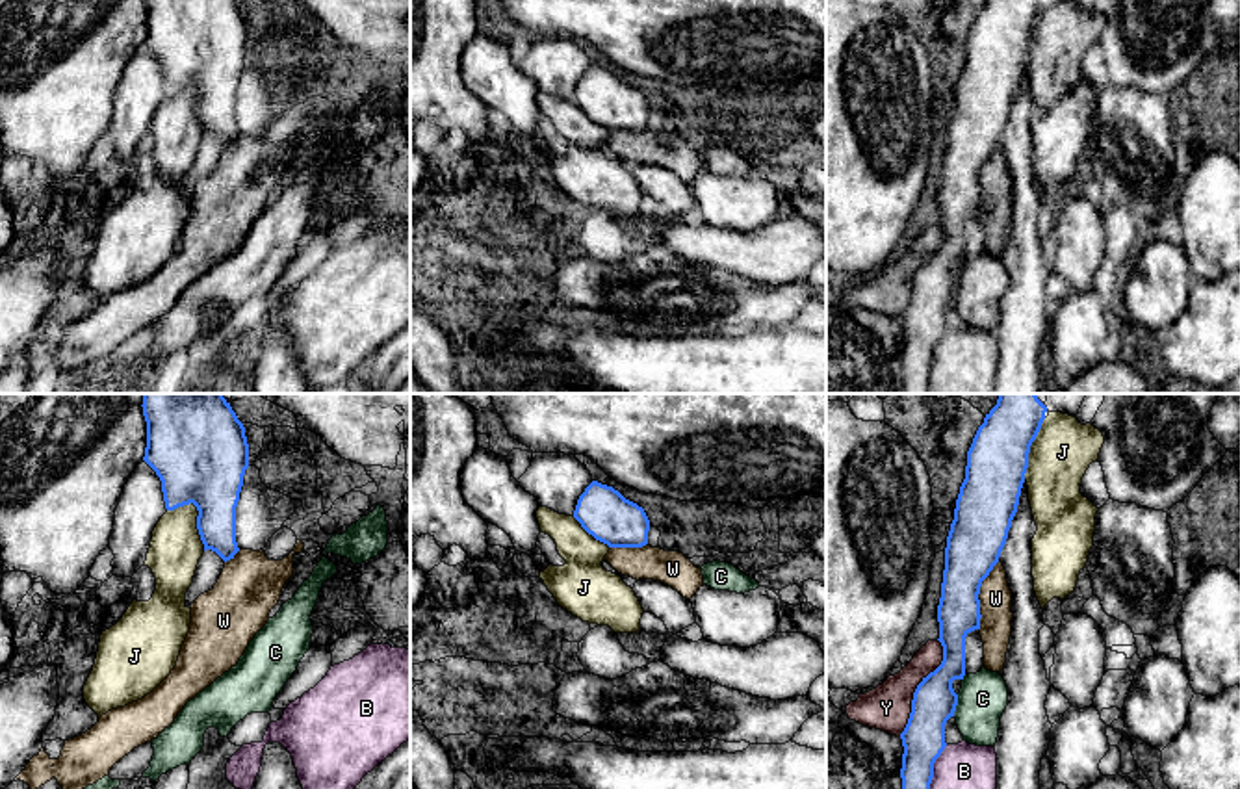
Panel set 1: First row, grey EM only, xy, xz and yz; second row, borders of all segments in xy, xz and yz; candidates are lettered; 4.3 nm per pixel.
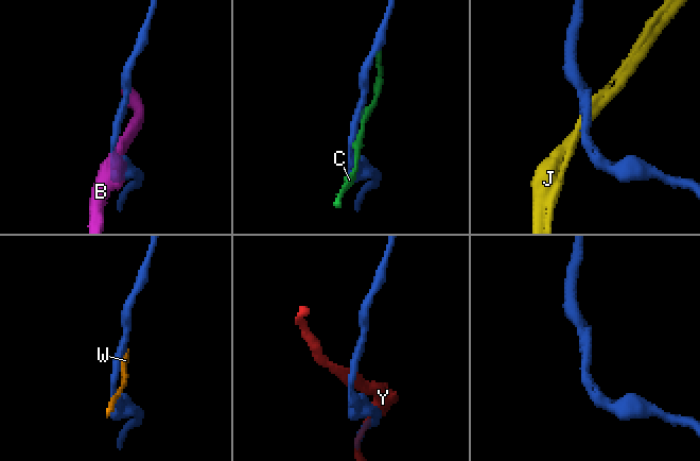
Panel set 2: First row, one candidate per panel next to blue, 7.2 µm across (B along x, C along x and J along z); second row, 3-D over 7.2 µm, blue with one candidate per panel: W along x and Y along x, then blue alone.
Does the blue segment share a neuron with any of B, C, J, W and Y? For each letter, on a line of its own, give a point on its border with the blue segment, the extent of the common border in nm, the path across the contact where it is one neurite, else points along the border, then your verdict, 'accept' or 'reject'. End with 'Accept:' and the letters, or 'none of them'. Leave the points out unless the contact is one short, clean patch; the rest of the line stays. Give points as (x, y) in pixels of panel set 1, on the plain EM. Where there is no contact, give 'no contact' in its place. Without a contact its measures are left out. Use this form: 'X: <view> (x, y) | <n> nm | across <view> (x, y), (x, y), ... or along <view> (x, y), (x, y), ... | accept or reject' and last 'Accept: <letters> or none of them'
B: yz (932, 361) | 300 nm | reject
C: yz (956, 288) | 100 nm | along yz (958, 279), (953, 299) | reject
J: xy (199, 99) | 240 nm | reject
W: yz (979, 177) | 300 nm | reject
Y: yz (917, 271) | 460 nm | reject
Accept: none of them

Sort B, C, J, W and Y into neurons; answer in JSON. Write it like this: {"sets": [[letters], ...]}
{"sets": [["B"], ["C", "W"], ["J"], ["Y"]]}

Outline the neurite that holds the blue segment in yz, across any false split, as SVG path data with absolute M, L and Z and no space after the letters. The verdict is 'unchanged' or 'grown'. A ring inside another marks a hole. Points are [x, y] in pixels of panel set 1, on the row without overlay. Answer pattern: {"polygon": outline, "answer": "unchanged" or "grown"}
{"polygon": "M986 0L967 35L965 63L956 84L954 104L947 121L941 182L937 189L941 249L917 269L911 297L900 317L902 338L902 394L930 394L934 347L945 334L945 308L954 301L958 278L954 264L965 260L965 221L980 213L980 171L999 147L1012 104L1017 97L1030 30L1045 0Z", "answer": "unchanged"}

